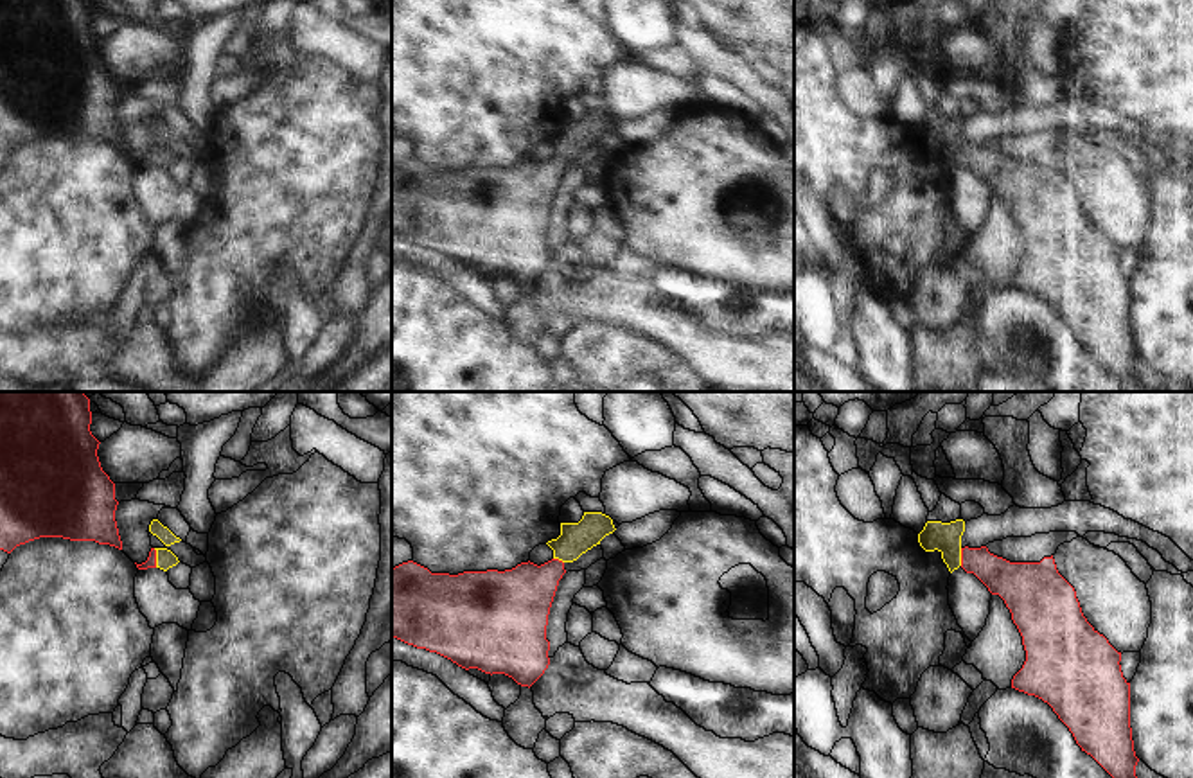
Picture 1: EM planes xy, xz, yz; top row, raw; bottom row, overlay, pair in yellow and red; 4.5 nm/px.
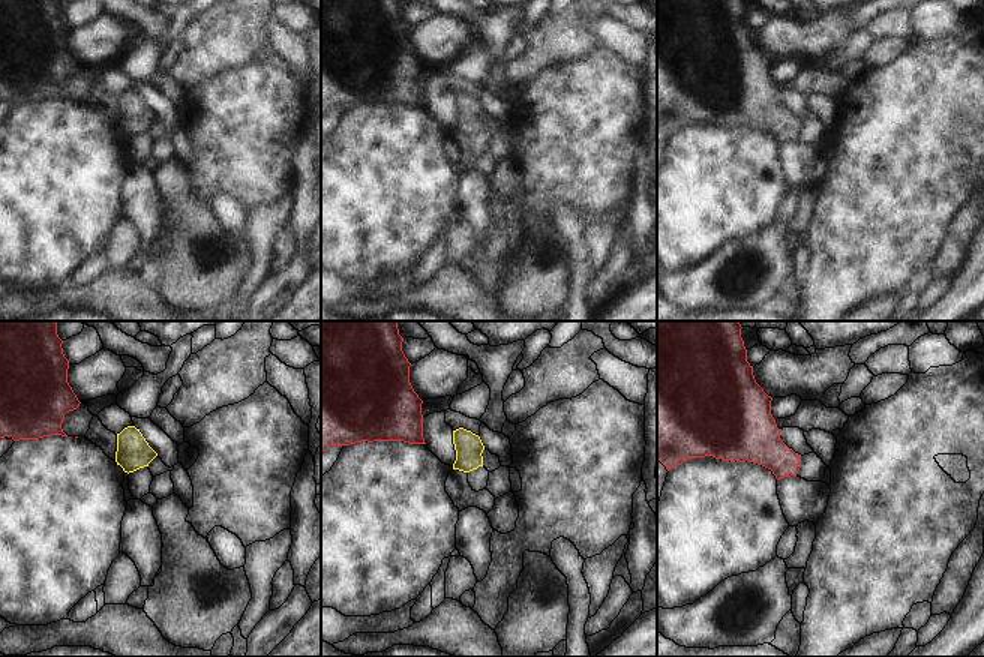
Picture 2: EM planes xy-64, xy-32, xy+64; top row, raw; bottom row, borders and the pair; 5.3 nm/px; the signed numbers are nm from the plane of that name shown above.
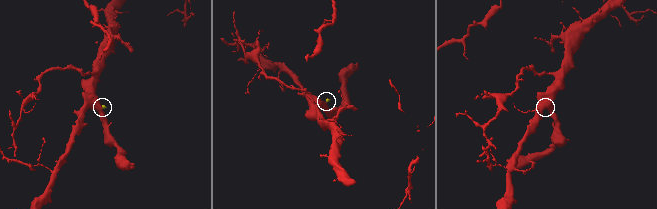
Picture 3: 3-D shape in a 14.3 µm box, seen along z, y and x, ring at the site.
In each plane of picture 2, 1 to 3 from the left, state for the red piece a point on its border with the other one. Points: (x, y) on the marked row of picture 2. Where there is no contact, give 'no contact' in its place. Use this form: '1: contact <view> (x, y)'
1: no contact
2: no contact
3: no contact

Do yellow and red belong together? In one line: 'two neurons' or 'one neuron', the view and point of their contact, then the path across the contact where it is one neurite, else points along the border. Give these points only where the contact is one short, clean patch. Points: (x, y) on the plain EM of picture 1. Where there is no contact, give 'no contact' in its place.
one neuron; contact xy (157, 155); way xy (166, 157), (157, 155), (151, 159)

